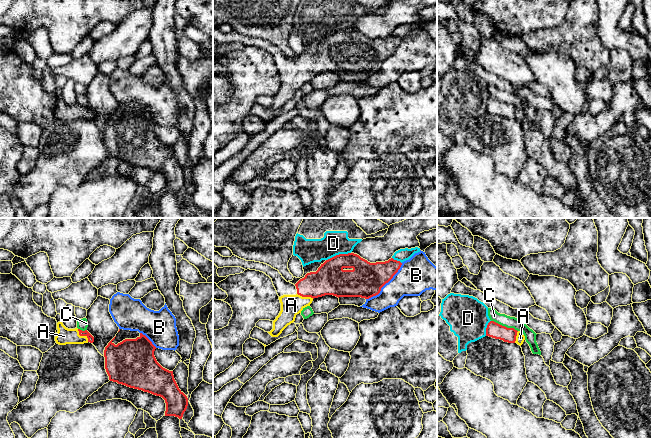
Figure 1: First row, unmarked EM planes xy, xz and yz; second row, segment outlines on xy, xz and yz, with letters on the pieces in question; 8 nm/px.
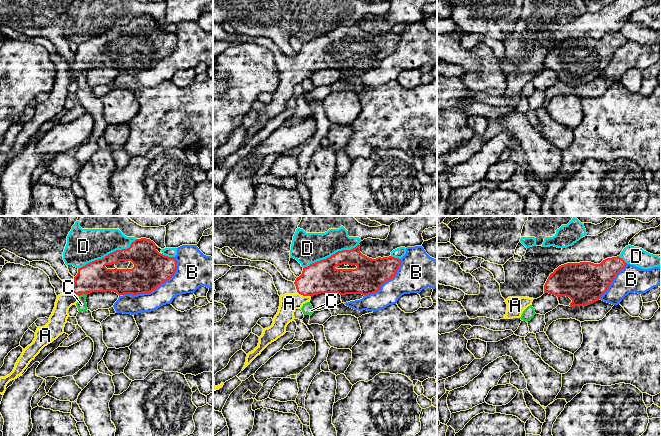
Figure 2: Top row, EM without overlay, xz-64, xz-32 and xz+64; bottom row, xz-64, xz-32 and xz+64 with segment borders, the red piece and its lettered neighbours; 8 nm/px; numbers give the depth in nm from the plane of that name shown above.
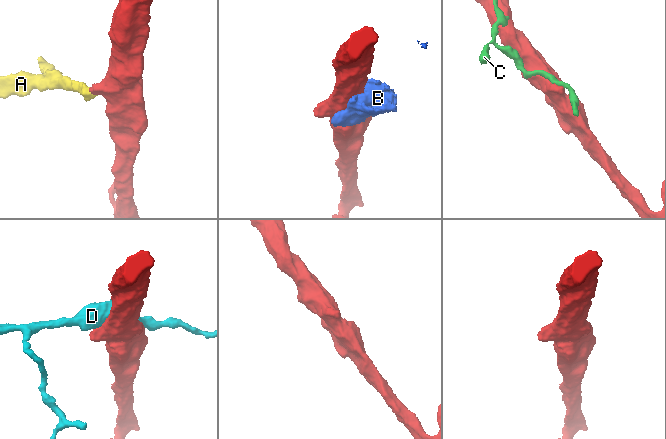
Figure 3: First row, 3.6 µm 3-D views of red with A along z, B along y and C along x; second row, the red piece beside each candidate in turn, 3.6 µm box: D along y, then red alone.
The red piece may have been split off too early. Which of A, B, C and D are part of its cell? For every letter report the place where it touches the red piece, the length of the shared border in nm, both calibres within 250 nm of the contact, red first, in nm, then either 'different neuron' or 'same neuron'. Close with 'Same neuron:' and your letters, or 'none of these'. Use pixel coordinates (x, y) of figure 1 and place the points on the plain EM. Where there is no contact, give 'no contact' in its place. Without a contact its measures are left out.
A: xy (82, 111) | 140 nm | 50/130 nm | same neuron
B: xz (385, 59) | 420 nm | 280/280 nm | different neuron
C: yz (504, 102) | 240 nm | 120/100 nm | different neuron
D: xz (339, 30) | 220 nm | 260/200 nm | different neuron
Same neuron: A

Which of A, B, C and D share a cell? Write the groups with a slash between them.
A / B / C / D

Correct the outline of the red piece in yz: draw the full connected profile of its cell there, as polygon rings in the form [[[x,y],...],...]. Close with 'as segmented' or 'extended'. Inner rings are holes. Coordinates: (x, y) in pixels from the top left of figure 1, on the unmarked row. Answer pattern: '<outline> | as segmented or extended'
[[[490,97],[488,99],[486,104],[486,112],[500,115],[508,119],[517,119],[520,122],[525,116],[525,112],[521,107],[517,107],[514,104],[507,104],[494,97]]] | extended

